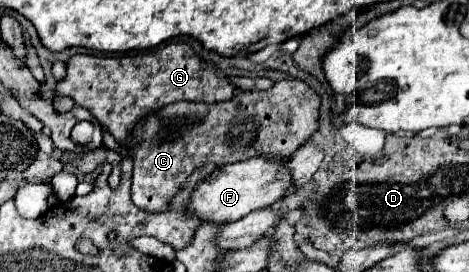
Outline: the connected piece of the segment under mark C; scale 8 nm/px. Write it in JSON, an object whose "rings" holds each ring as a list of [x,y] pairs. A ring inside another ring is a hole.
{"rings":[[[286,78],[264,92],[240,92],[228,102],[176,102],[150,116],[134,130],[134,140],[126,144],[134,160],[132,202],[150,212],[166,212],[170,200],[182,190],[186,178],[208,162],[216,166],[248,160],[258,152],[288,158],[318,130],[320,96],[304,82]]]}

